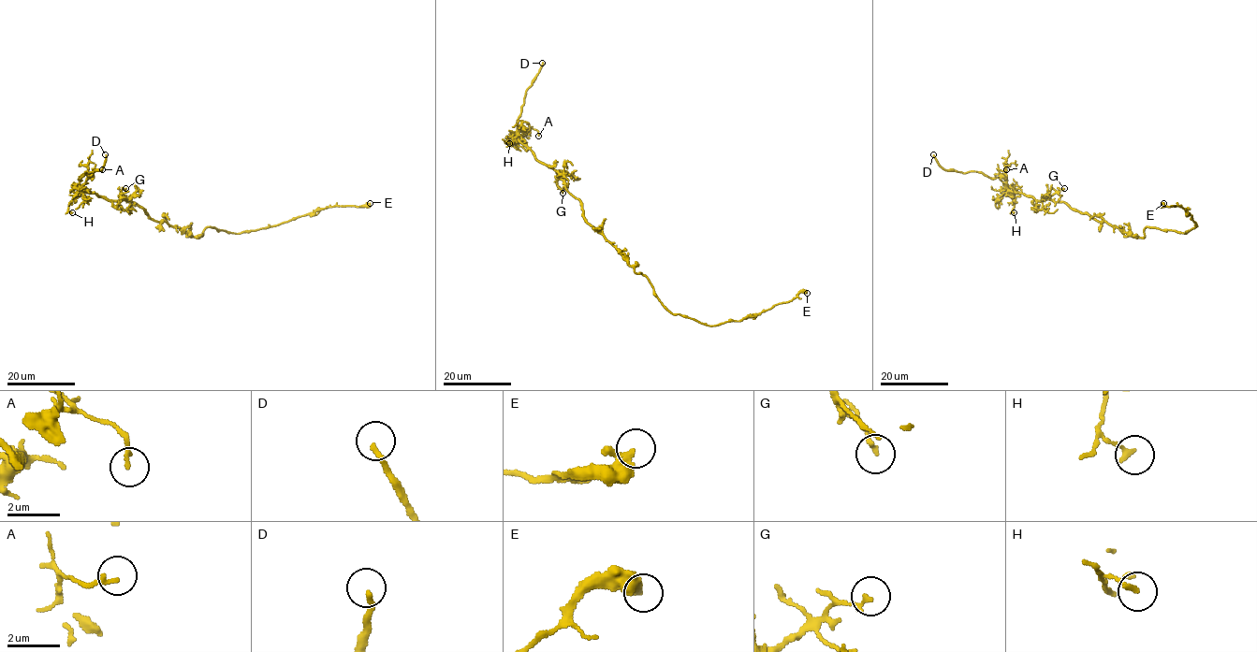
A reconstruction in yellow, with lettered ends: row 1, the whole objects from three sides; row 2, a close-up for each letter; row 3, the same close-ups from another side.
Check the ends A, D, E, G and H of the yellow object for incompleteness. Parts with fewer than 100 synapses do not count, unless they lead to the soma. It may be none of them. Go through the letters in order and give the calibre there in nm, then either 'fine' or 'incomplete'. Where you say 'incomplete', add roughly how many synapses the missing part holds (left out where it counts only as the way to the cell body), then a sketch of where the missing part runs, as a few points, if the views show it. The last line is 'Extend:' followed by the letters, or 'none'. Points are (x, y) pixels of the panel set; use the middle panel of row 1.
A: 160 nm thick; fine
D: 200 nm thick; incomplete; missing branch runs (542, 63), (568, 59), (577, 44), (574, 36)
E: 240 nm thick; fine
G: 160 nm thick; fine
H: 200 nm thick; fine
Extend: D

